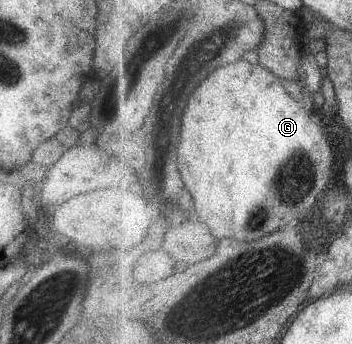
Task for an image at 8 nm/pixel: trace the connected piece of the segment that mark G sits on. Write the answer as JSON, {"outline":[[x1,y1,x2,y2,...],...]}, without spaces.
{"outline":[[239,60,213,71,209,79,203,80,201,85,195,89,193,97,189,99,189,105,183,115,183,125,181,125,181,147,179,147,179,167,185,185,195,197,197,213,201,221,205,221,217,237,235,237,241,241,255,241,271,231,277,231,279,227,285,227,287,223,293,223,295,226,301,218,313,216,315,214,316,204,319,195,329,187,331,175,333,175,333,161,335,155,329,144,329,139,323,131,319,121,314,113,309,113,298,101,287,92,283,83,279,81,280,77,274,74,270,69,259,64,252,64,246,60]]}

